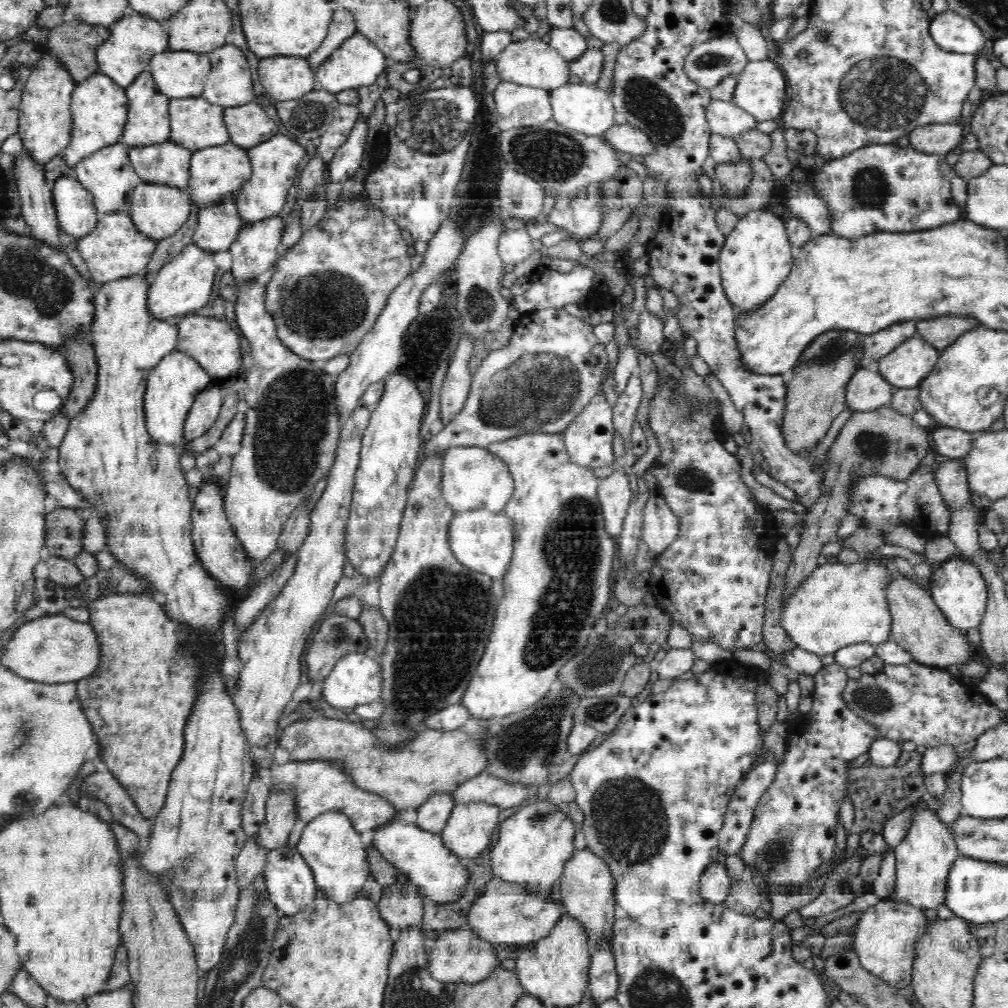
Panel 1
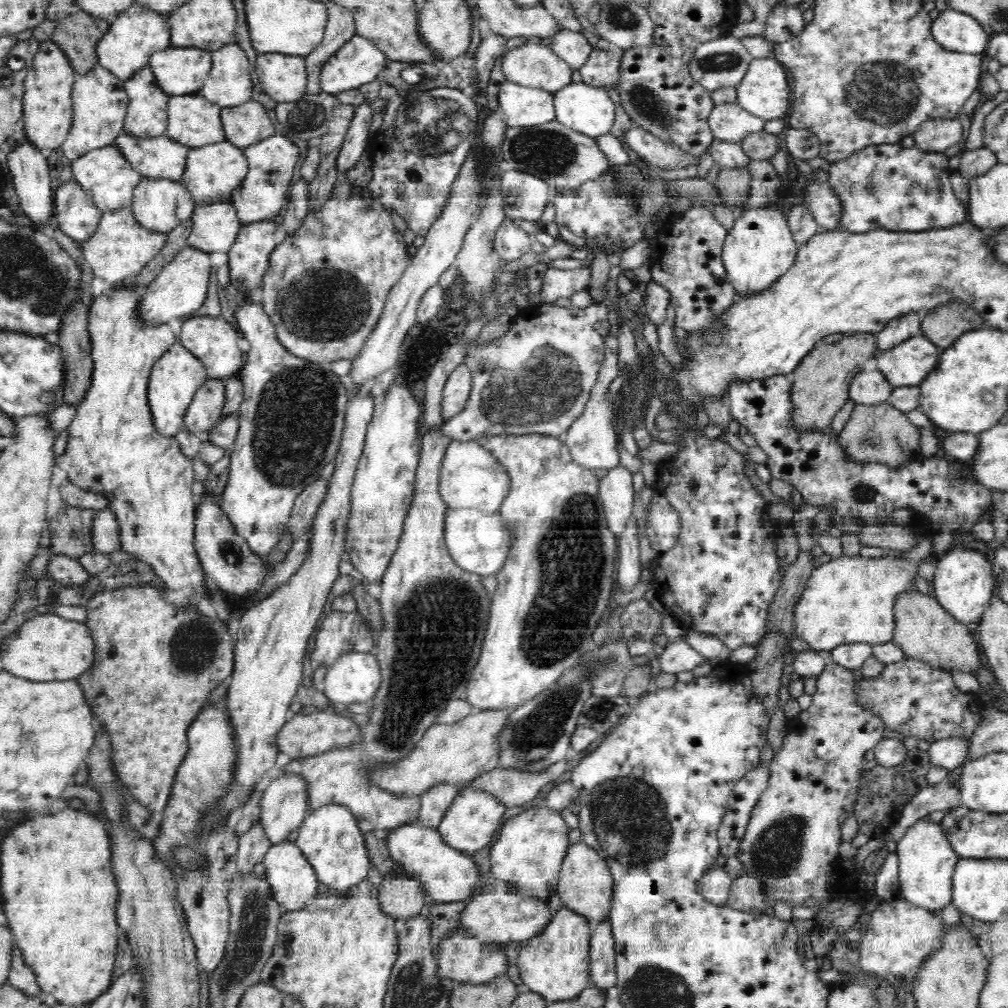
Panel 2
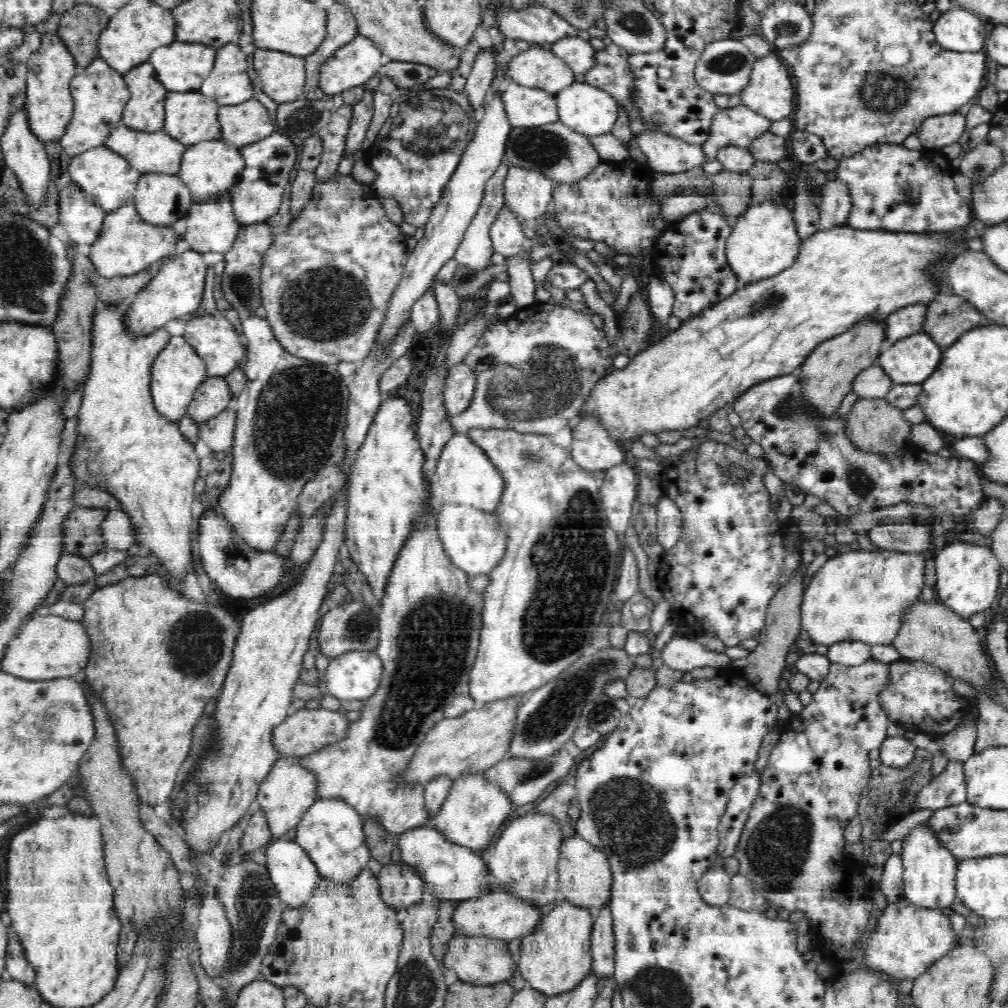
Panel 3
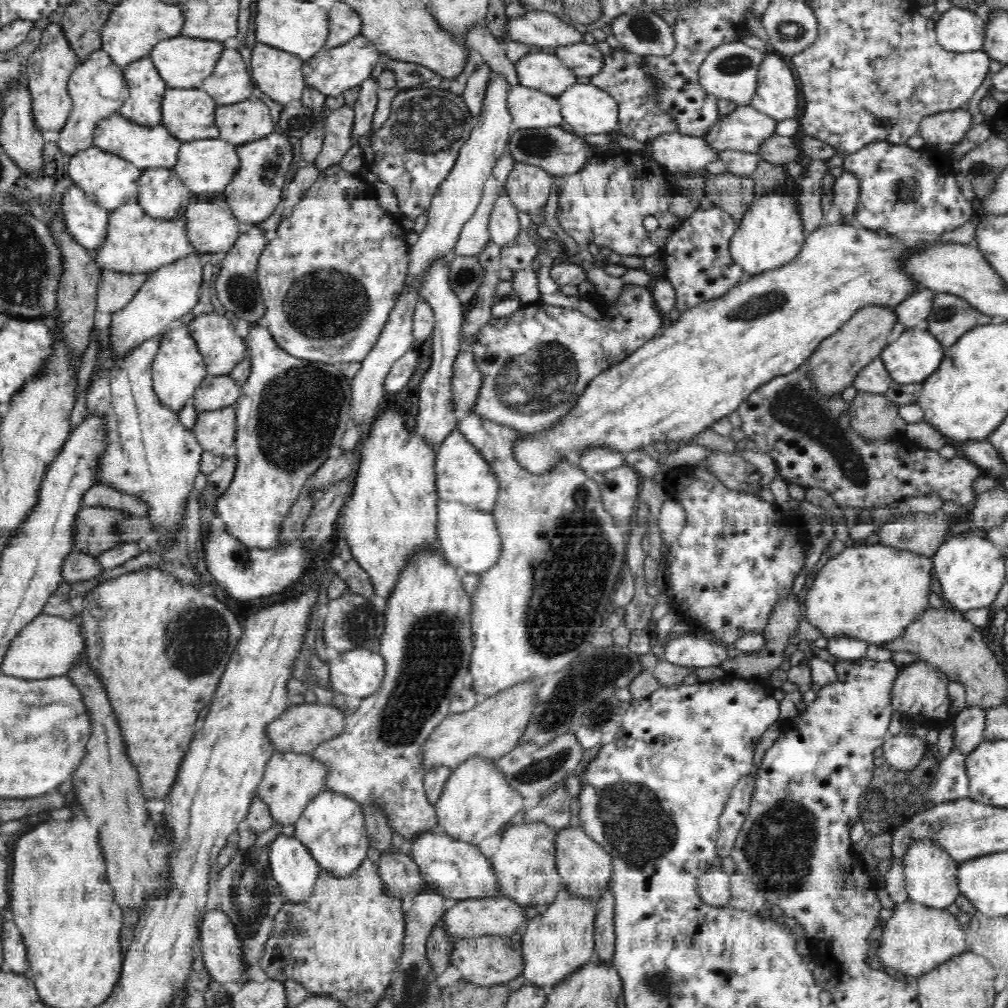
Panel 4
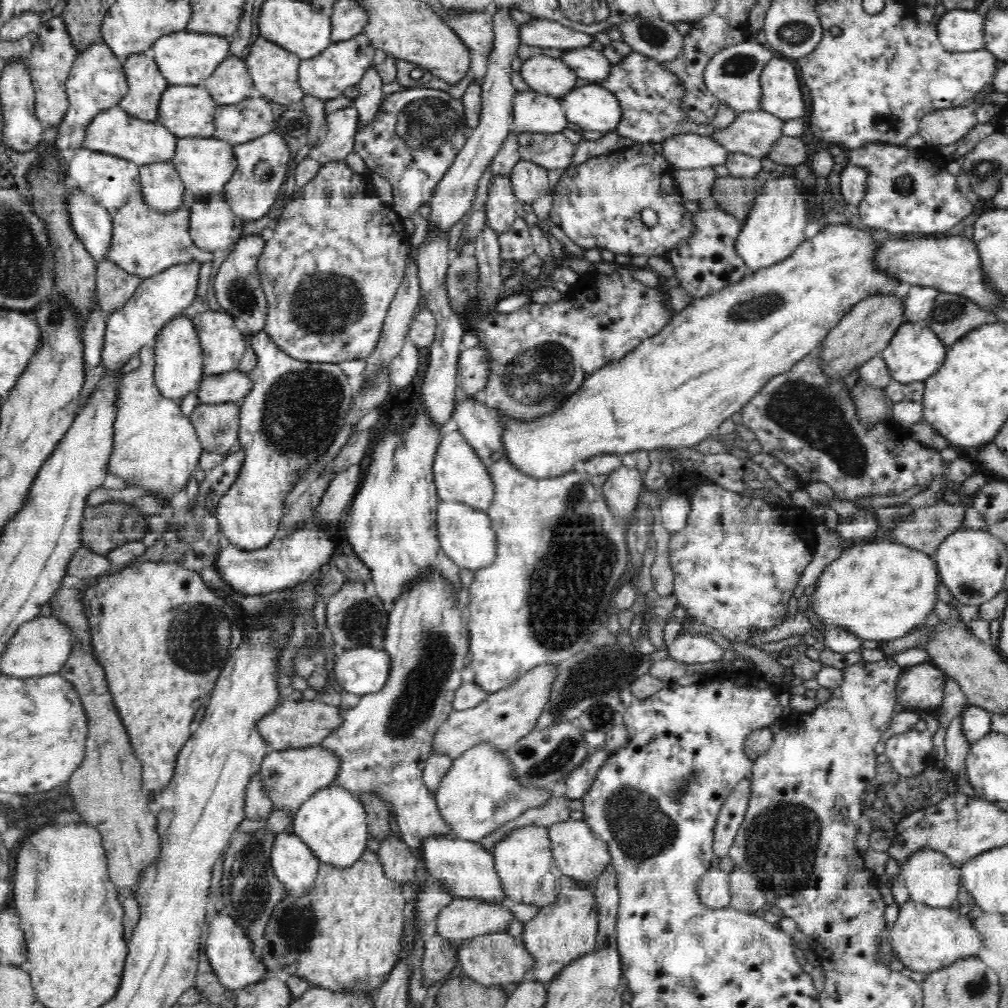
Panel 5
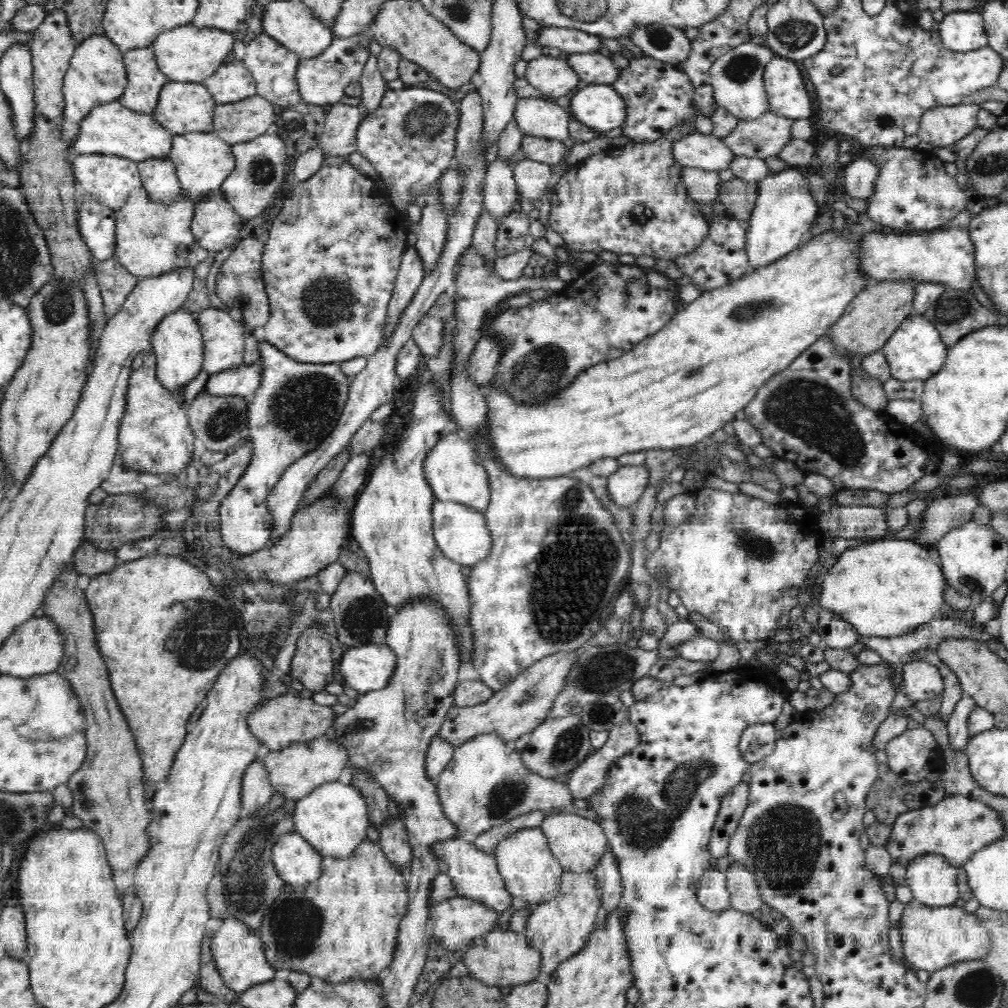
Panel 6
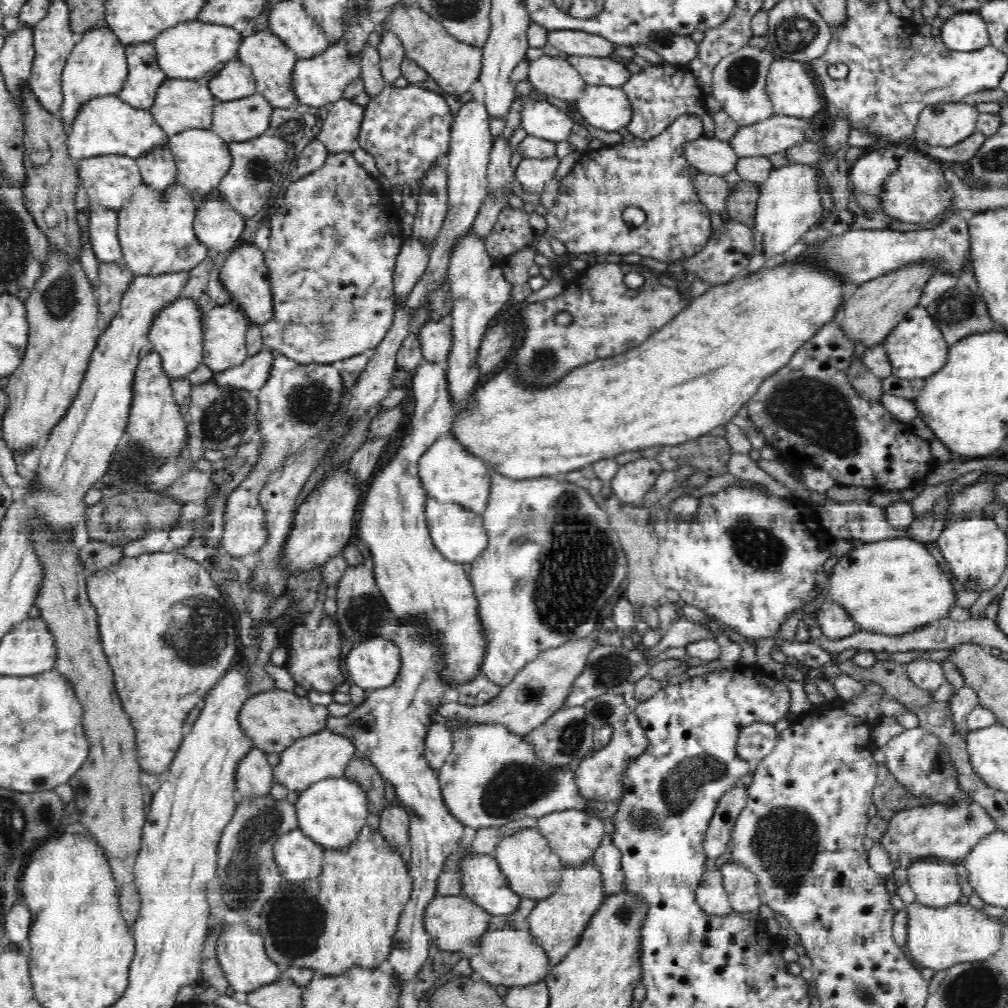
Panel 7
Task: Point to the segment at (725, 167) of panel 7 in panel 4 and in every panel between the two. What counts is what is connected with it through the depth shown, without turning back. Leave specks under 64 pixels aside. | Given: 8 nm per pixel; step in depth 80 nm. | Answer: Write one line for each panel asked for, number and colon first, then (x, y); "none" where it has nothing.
4: (679, 153)
5: (685, 151)
6: (700, 151)

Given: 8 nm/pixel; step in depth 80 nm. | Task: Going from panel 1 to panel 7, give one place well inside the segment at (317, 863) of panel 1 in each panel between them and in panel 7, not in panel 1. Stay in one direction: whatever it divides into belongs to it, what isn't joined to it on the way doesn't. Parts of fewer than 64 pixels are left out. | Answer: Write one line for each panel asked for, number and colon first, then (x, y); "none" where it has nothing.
2: (330, 838)
3: (332, 833)
4: (332, 827)
5: (333, 823)
6: (333, 818)
7: (333, 811)

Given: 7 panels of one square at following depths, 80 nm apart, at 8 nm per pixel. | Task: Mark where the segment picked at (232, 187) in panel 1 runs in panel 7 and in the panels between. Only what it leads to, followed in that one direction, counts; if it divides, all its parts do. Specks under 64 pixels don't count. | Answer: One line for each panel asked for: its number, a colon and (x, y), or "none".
2: (212, 171)
3: (210, 168)
4: (206, 166)
5: (204, 165)
6: (202, 159)
7: (202, 157)

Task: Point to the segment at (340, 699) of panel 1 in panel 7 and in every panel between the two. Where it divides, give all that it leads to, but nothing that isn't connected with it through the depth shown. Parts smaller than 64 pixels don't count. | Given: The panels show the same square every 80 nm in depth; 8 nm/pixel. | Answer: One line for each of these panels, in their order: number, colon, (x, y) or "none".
2: (355, 677)
3: (355, 675)
4: (359, 672)
5: (363, 670)
6: (366, 668)
7: (374, 664)

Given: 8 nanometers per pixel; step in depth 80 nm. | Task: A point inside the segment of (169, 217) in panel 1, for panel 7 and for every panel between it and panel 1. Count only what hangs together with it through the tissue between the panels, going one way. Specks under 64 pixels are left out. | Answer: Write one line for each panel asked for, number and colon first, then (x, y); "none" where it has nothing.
2: (160, 204)
3: (161, 198)
4: (162, 194)
5: (163, 190)
6: (158, 175)
7: (158, 168)

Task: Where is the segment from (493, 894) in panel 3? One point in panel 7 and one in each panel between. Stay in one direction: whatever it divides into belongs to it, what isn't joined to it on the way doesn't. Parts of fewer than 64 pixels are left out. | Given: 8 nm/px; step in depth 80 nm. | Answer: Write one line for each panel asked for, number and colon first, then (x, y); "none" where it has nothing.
4: (500, 915)
5: (464, 918)
6: (457, 922)
7: (452, 922)

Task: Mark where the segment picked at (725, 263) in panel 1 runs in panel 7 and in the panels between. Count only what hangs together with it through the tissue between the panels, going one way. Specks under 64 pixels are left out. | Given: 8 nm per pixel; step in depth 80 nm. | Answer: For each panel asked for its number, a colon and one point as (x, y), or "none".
2: (760, 247)
3: (764, 240)
4: (770, 234)
5: (774, 228)
6: (784, 211)
7: (788, 206)

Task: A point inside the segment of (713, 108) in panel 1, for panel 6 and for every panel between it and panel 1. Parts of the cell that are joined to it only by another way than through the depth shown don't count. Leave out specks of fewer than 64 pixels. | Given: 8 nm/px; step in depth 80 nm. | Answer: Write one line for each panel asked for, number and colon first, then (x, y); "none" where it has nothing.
2: (729, 122)
3: (737, 126)
4: (743, 130)
5: (752, 133)
6: (761, 137)

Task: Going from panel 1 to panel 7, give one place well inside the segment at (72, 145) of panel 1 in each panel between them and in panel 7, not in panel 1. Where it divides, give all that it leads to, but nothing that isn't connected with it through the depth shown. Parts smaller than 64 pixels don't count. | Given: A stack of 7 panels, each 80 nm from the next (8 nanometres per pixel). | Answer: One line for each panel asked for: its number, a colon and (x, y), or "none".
2: (100, 101)
3: (99, 92)
4: (97, 87)
5: (97, 80)
6: (97, 73)
7: (97, 66)

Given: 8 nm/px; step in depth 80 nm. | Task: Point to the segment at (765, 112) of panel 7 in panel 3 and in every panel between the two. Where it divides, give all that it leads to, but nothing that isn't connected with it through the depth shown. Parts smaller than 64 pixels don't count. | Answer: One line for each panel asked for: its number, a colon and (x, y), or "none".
3: (724, 67)
4: (729, 72)
5: (733, 75)
6: (737, 81)

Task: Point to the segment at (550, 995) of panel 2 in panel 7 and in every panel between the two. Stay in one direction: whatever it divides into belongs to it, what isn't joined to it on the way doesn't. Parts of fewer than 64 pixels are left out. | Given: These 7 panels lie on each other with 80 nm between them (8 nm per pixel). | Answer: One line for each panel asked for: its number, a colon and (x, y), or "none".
3: (554, 957)
4: (559, 940)
5: (561, 932)
6: (559, 928)
7: (556, 923)

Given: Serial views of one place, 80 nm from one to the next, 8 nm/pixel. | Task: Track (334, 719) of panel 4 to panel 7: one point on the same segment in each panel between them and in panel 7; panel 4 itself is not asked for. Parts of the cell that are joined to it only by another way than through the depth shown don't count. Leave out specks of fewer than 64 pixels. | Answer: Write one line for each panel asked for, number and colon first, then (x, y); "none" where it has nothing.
5: (290, 724)
6: (277, 723)
7: (275, 719)

